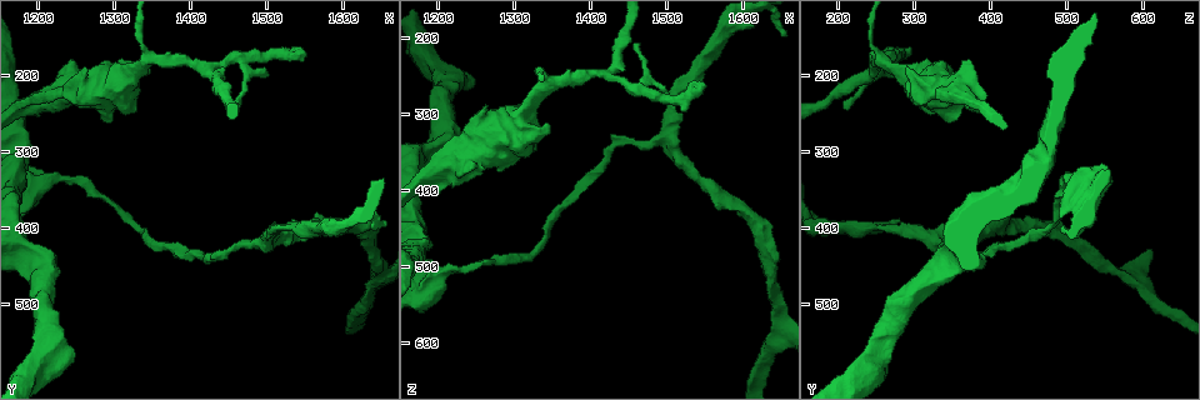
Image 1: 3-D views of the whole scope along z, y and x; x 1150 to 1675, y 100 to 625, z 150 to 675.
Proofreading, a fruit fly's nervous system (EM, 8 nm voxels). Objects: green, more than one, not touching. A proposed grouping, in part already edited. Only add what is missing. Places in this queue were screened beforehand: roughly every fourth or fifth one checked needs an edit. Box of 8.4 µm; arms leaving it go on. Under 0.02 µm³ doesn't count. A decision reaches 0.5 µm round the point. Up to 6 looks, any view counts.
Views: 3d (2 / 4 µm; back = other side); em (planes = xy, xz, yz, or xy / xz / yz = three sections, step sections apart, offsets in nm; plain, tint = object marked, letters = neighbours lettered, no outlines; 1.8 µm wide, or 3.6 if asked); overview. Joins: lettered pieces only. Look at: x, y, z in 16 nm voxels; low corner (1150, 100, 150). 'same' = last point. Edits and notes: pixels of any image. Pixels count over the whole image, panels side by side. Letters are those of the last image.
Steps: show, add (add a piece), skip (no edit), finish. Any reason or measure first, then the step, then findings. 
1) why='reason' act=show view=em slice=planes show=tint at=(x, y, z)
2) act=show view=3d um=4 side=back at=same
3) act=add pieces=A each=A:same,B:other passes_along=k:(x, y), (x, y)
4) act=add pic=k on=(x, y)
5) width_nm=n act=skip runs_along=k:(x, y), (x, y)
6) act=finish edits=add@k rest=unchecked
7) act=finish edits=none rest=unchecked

why='an open end' act=show view=3d um=4 at=(1195, 255, 405)

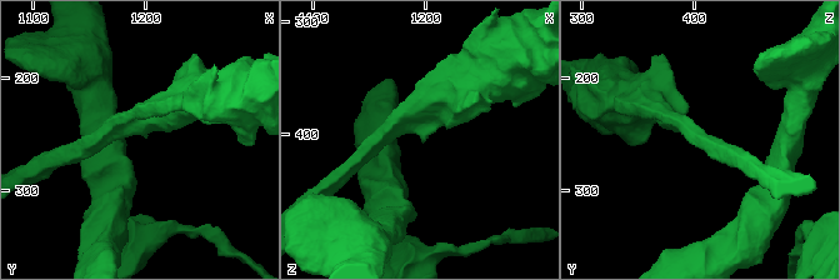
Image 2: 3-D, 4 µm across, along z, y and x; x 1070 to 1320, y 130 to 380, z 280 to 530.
act=show view=em slice=yz step=16 show=letters at=(1196, 250, 408)

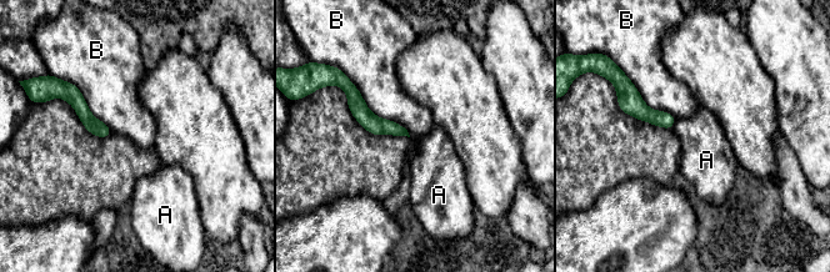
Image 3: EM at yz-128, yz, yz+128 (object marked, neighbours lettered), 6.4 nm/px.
why='another direction' act=show view=em slice=planes show=letters at=same

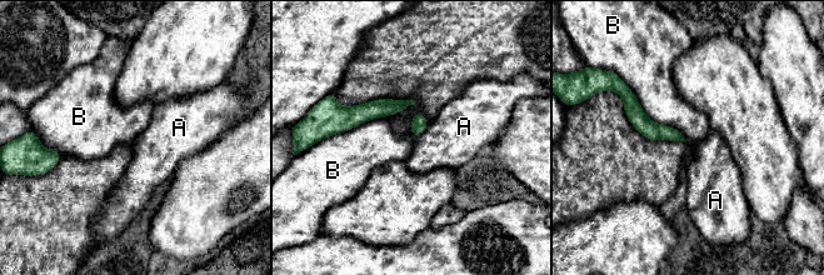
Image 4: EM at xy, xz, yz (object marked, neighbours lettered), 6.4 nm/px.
longest_contact=B:550nm act=skip each=A:other,B:other found='none of them fits'

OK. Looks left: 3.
why='thick turns thin' act=show view=em slice=planes show=letters at=(1305, 205, 305)

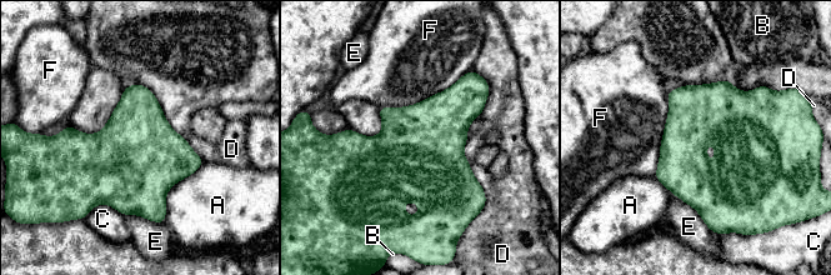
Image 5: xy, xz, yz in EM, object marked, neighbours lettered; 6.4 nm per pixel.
act=skip each=A:other,B:other,C:other,D:other,E:other,F:other border=5:(470, 69), (420, 101), (379, 108) found='none of them fits'

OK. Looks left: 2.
act=finish edits=none rest=unchecked

